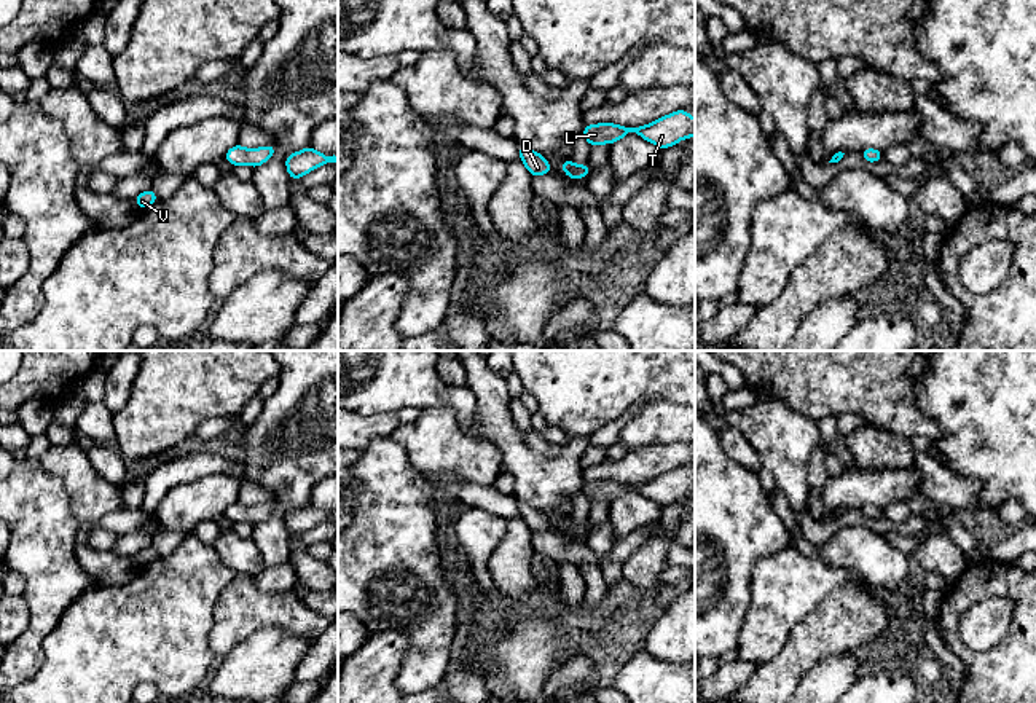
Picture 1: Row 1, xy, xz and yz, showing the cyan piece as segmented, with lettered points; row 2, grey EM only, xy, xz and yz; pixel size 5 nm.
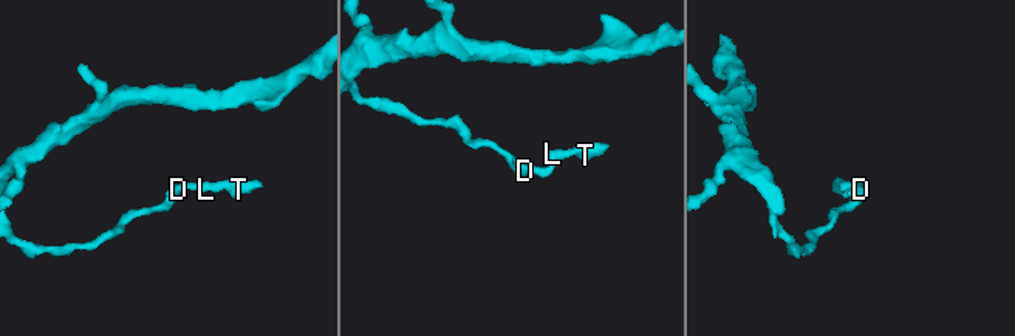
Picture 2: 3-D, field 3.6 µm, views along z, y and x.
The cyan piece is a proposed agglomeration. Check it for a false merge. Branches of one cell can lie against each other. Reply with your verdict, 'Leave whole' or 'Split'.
Leave whole

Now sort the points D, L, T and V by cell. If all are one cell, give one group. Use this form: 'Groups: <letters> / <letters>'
Groups: D L T V

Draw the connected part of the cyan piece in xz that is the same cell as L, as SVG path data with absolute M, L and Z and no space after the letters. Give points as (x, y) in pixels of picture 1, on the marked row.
M684 108L638 128L625 128L614 123L585 124L582 134L590 147L595 147L598 143L612 145L614 142L623 139L628 132L636 132L647 142L652 142L658 148L665 150L682 139L693 139L695 120Z

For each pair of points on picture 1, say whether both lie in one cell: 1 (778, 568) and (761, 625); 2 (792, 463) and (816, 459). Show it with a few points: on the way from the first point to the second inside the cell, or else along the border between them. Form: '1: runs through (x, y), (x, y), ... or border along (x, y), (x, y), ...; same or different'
1: runs through (778, 582), (778, 601), (773, 611); same
2: border along (816, 443), (810, 458), (808, 494), (805, 498); different

